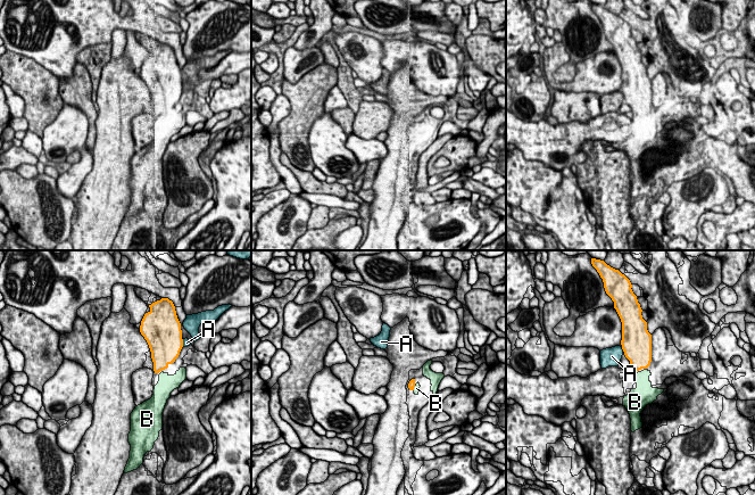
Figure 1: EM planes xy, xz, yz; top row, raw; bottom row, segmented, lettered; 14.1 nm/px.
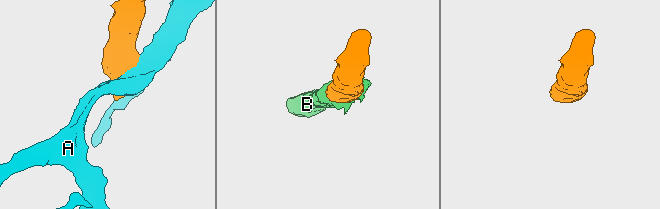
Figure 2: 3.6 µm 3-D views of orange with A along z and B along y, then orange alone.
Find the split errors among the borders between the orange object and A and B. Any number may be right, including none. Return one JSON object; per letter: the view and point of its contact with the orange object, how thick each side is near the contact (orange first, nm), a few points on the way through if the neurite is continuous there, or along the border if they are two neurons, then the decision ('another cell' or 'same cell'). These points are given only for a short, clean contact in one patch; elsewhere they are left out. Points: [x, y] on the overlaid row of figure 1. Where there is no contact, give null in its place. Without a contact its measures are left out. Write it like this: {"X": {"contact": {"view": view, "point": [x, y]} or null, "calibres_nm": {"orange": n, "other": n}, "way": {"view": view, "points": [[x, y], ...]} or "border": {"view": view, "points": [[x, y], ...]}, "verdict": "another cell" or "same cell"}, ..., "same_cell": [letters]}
{"A": {"contact": {"view": "yz", "point": [622, 348]}, "calibres_nm": {"orange": 420, "other": 260}, "verdict": "another cell"}, "B": {"contact": {"view": "xz", "point": [413, 388]}, "calibres_nm": {"orange": 100, "other": 90}, "verdict": "same cell"}, "same_cell": ["B"]}

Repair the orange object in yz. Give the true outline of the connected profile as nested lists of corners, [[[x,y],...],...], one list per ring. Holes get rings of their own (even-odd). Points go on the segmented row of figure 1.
[[[591,258],[591,264],[603,279],[605,291],[614,302],[614,308],[621,319],[621,345],[625,357],[633,371],[647,369],[652,362],[652,335],[642,319],[642,310],[630,280],[604,261]]]

